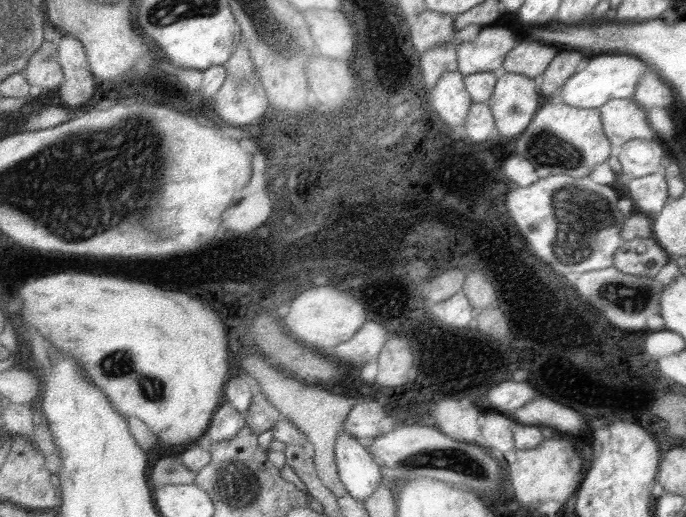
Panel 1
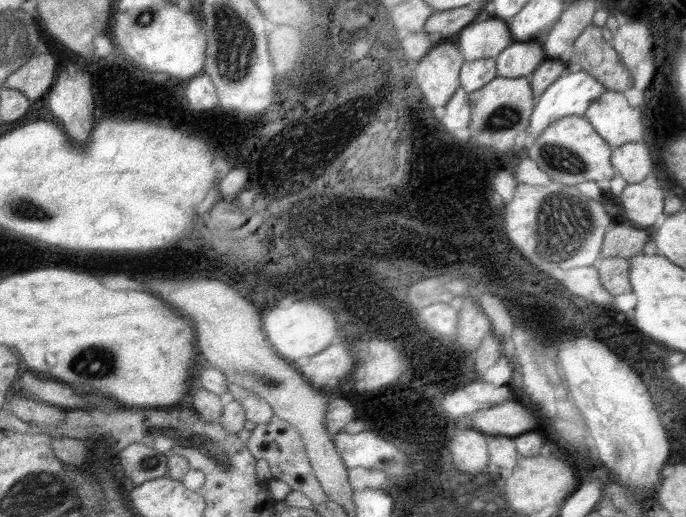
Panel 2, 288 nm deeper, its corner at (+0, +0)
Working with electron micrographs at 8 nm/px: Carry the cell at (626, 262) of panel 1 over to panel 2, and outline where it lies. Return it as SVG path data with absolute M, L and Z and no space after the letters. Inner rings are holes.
M601 258L595 268L599 270L601 286L615 298L617 294L631 292L629 258Z

